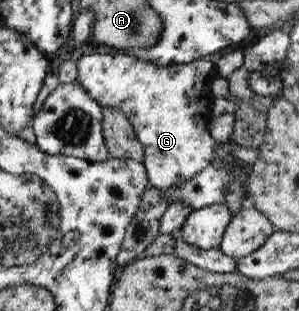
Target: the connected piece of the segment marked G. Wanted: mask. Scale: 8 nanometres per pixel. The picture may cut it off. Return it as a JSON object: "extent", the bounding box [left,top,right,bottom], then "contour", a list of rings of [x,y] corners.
{"extent":[76,54,221,190],"contour":[[[89,54],[76,61],[78,76],[76,79],[87,90],[87,93],[99,102],[101,107],[119,108],[134,127],[137,141],[144,151],[142,165],[145,167],[147,181],[153,188],[169,190],[181,187],[191,181],[215,159],[215,149],[221,145],[209,133],[211,103],[215,98],[210,91],[212,79],[218,77],[216,56],[201,57],[188,64],[158,66],[138,60],[135,56],[124,54]]]}

